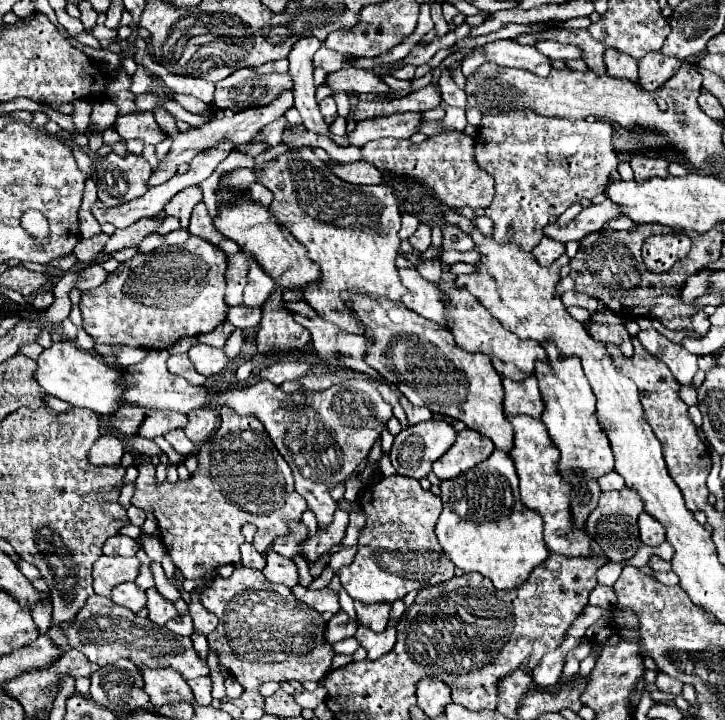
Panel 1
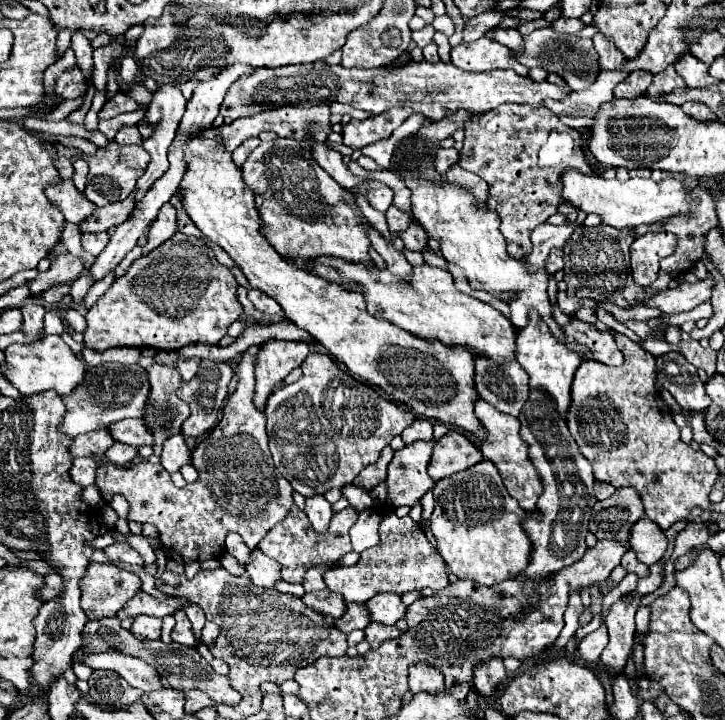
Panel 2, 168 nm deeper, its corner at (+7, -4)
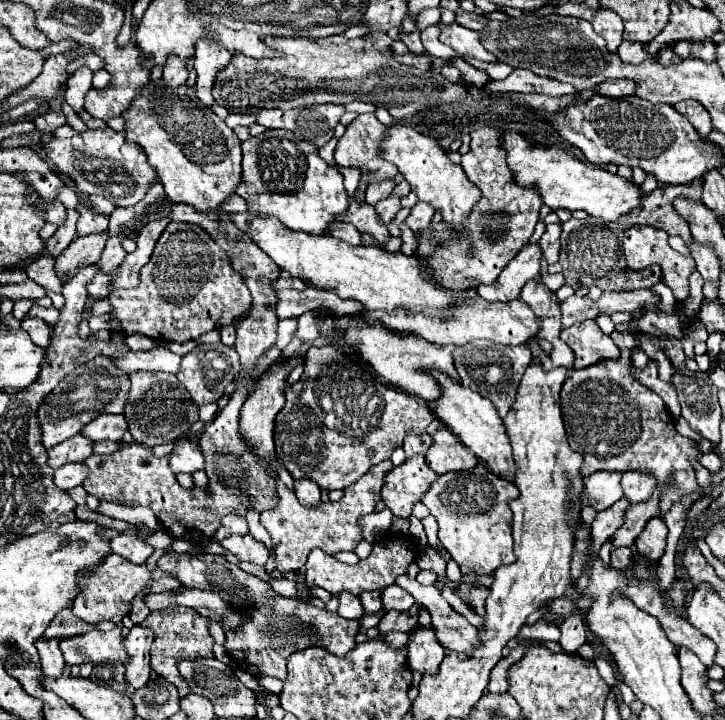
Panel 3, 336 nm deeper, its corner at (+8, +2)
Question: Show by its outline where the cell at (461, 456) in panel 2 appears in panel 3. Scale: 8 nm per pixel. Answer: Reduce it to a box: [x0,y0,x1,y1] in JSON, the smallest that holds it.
[426,428,476,474]

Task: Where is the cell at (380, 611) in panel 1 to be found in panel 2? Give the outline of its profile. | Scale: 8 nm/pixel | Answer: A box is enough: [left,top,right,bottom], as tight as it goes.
[365,594,405,624]

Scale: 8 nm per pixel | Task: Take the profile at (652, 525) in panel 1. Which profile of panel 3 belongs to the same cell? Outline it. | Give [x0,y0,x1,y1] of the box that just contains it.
[636,518,666,560]

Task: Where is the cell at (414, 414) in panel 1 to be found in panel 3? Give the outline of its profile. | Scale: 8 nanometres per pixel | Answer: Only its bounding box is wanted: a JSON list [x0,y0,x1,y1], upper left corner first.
[402,434,432,458]

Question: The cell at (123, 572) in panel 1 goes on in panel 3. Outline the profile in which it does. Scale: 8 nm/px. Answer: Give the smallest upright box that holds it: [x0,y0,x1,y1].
[72,554,182,622]

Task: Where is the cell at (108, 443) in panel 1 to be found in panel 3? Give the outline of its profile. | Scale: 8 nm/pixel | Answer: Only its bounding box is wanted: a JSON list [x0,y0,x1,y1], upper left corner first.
[54,462,88,490]

